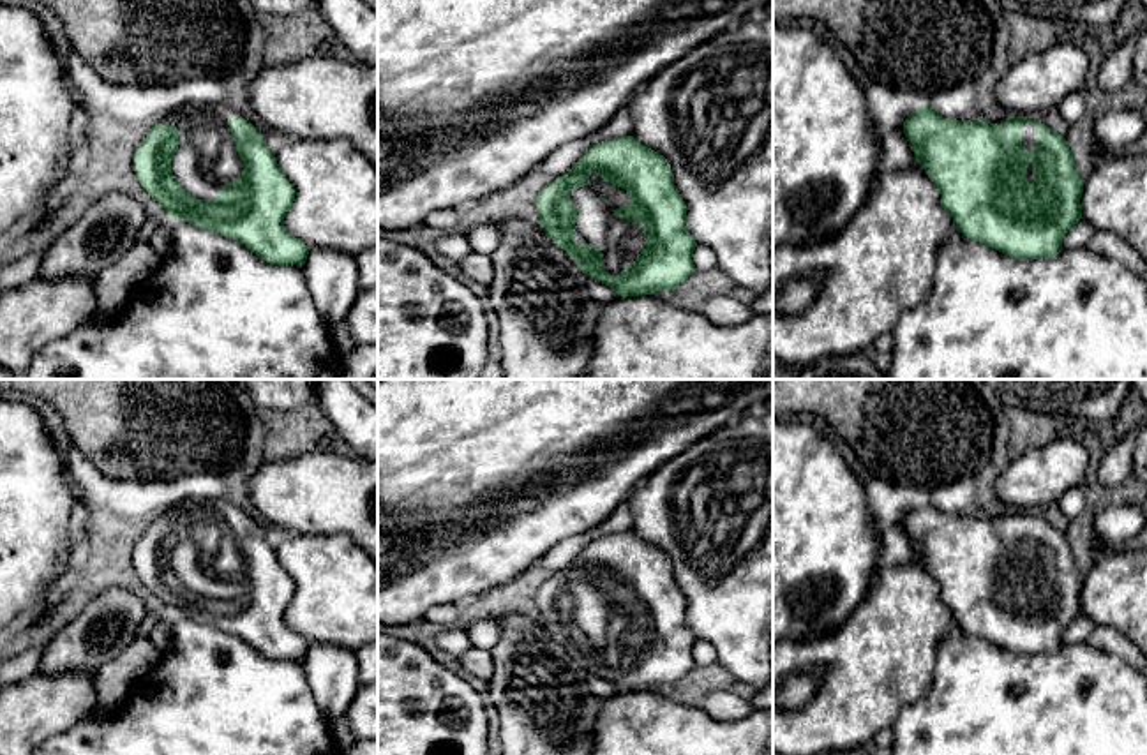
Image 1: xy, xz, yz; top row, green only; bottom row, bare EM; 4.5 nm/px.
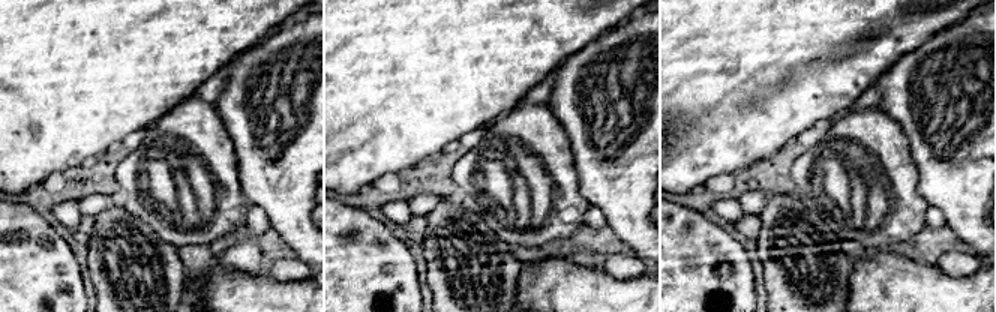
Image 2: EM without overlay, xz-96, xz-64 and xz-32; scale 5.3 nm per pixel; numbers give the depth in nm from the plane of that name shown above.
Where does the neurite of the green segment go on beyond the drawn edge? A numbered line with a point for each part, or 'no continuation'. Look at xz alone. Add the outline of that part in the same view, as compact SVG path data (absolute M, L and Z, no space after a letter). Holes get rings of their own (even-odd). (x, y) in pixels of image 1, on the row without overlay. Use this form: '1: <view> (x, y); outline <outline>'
1: xz (620, 635); outline M593 568L586 580L570 586L570 593L577 605L574 633L579 639L596 640L611 670L630 662L646 635L641 619L614 610L616 603L632 598L626 586Z

